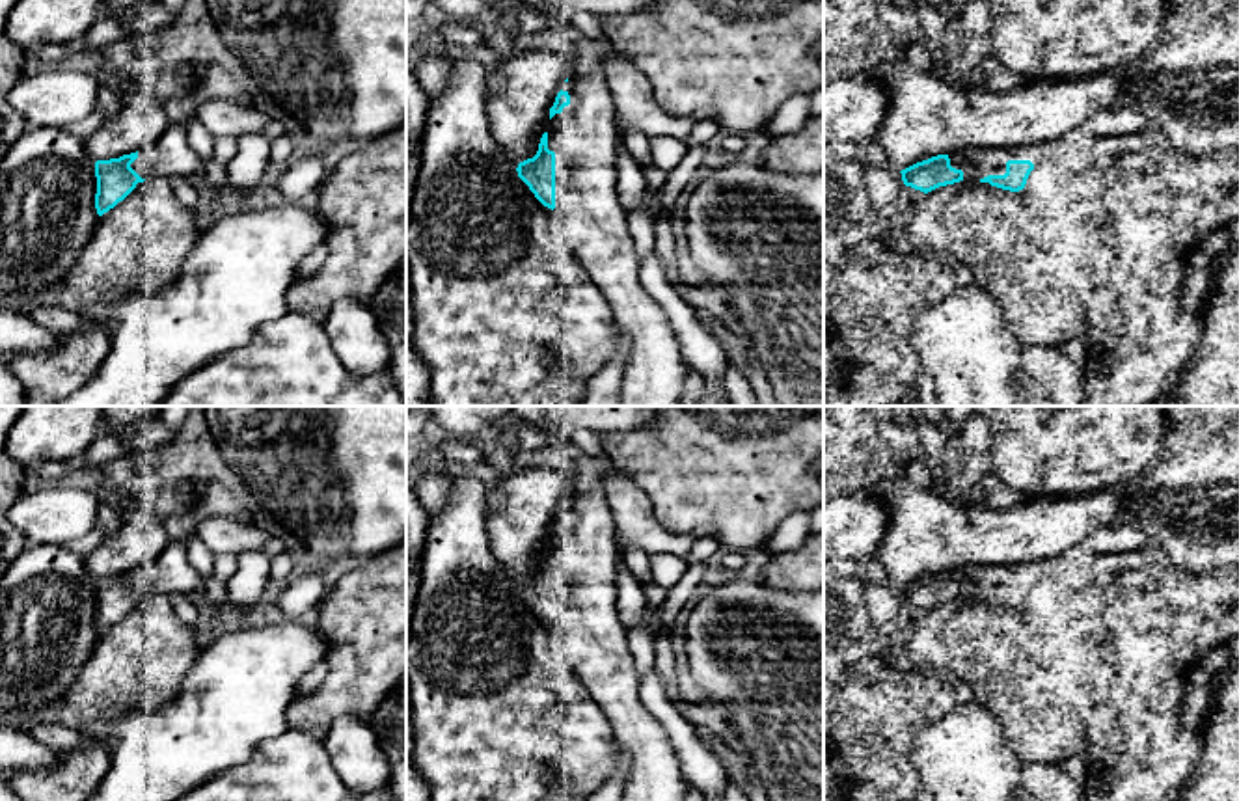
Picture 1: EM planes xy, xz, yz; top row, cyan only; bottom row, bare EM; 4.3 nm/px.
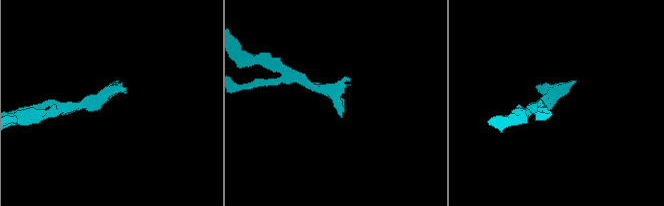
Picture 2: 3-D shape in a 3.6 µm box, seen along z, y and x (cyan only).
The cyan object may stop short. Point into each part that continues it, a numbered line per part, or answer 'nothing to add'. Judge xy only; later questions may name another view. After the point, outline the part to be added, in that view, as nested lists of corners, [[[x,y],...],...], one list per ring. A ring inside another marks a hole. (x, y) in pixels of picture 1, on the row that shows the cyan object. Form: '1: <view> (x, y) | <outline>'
1: xy (172, 155) | [[[171,123],[157,142],[142,147],[130,168],[142,179],[184,177],[199,181],[203,175],[203,162],[179,123]]]

